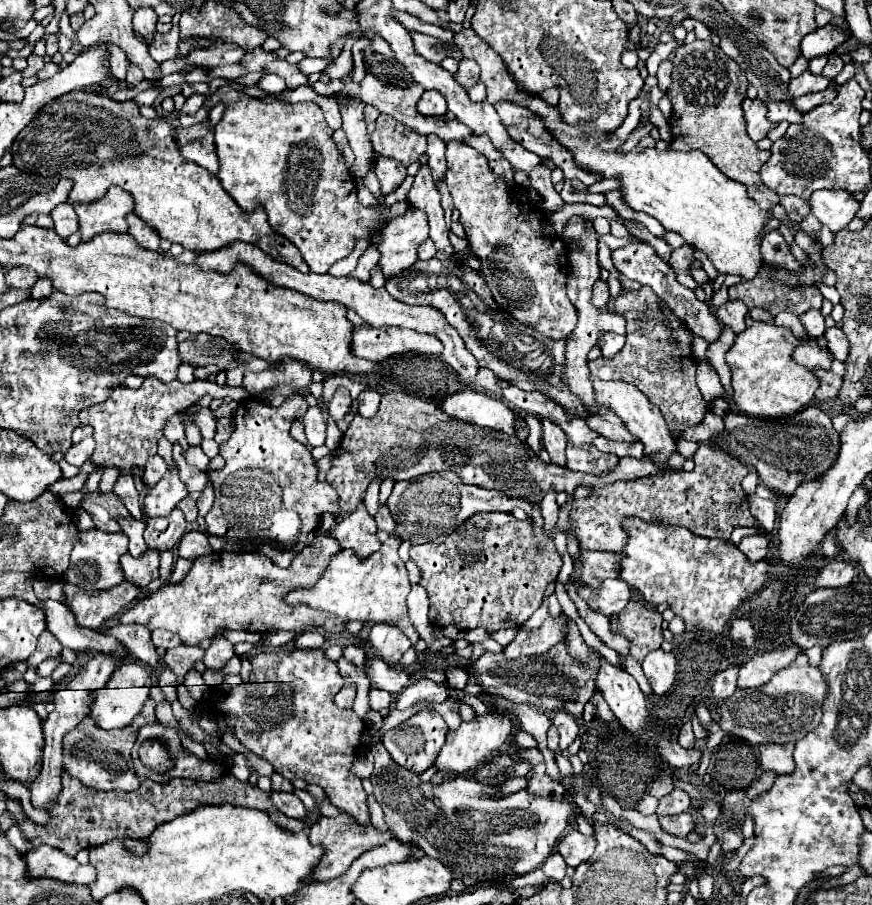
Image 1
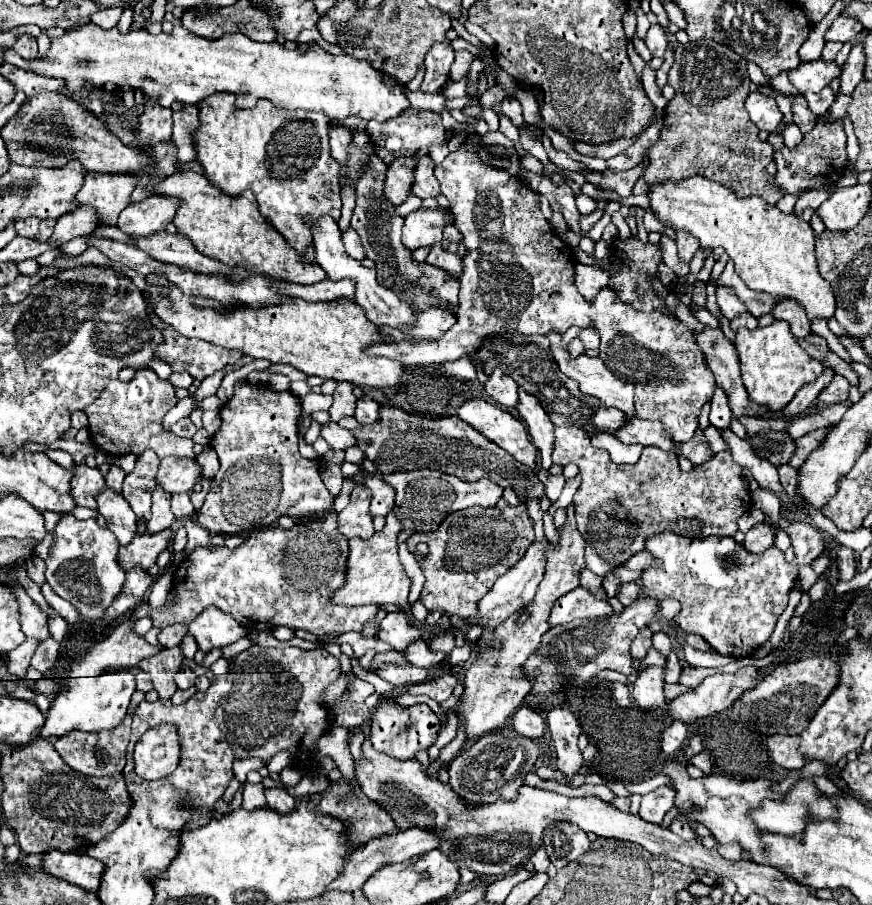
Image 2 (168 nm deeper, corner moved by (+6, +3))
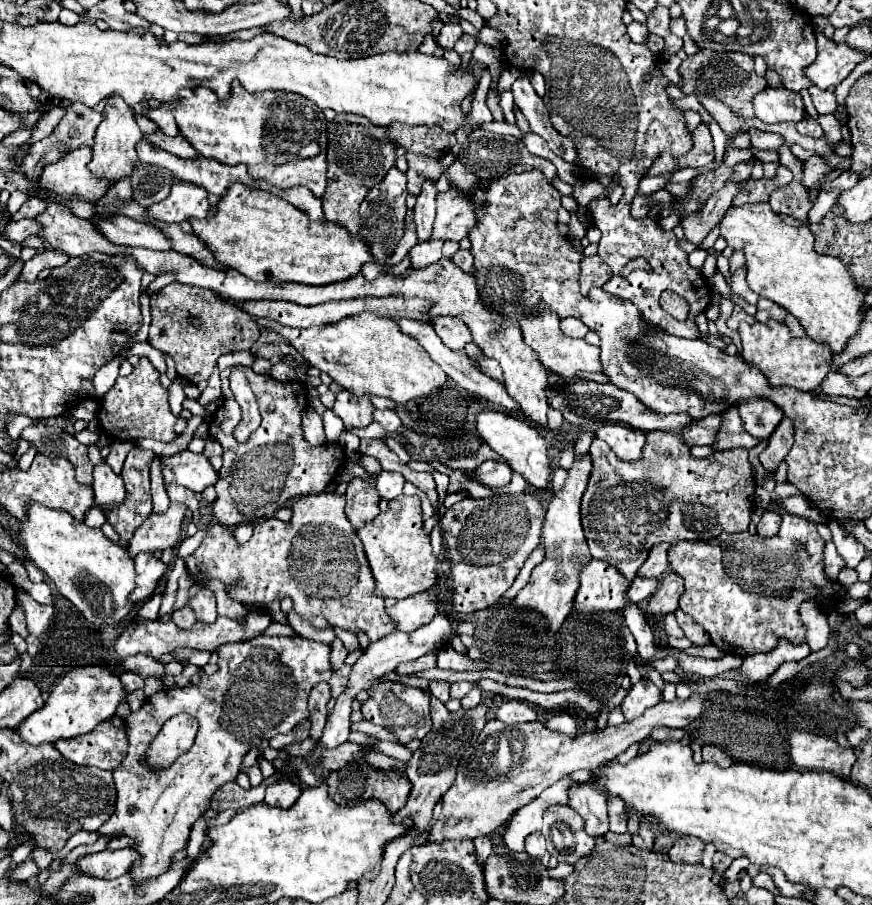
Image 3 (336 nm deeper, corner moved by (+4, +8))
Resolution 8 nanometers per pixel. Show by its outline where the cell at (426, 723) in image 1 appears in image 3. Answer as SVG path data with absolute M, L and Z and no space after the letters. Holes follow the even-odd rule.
M382 683L370 689L372 697L362 705L362 715L366 721L392 731L400 745L408 745L414 739L422 739L432 729L430 717L430 697L422 689L406 687L402 683Z

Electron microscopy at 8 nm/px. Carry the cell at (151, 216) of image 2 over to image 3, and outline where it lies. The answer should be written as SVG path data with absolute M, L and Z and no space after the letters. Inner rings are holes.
M178 183L170 189L170 195L154 203L154 207L146 209L146 217L150 221L162 221L162 223L180 223L190 221L194 217L202 219L208 215L208 199L206 189L198 187L194 183Z

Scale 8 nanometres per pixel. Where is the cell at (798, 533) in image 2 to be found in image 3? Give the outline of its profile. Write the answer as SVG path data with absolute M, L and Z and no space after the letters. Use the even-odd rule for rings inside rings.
M786 513L782 515L778 534L770 539L762 539L750 533L724 533L704 543L674 543L668 551L668 569L678 573L686 583L686 591L680 597L680 609L690 615L694 623L704 627L704 631L712 637L712 645L728 655L748 657L754 653L770 651L780 637L792 643L804 643L804 629L798 615L800 603L806 599L814 599L818 603L832 603L838 599L842 587L826 579L822 551L824 539L818 535L816 523ZM796 541L804 543L806 551L796 551Z

